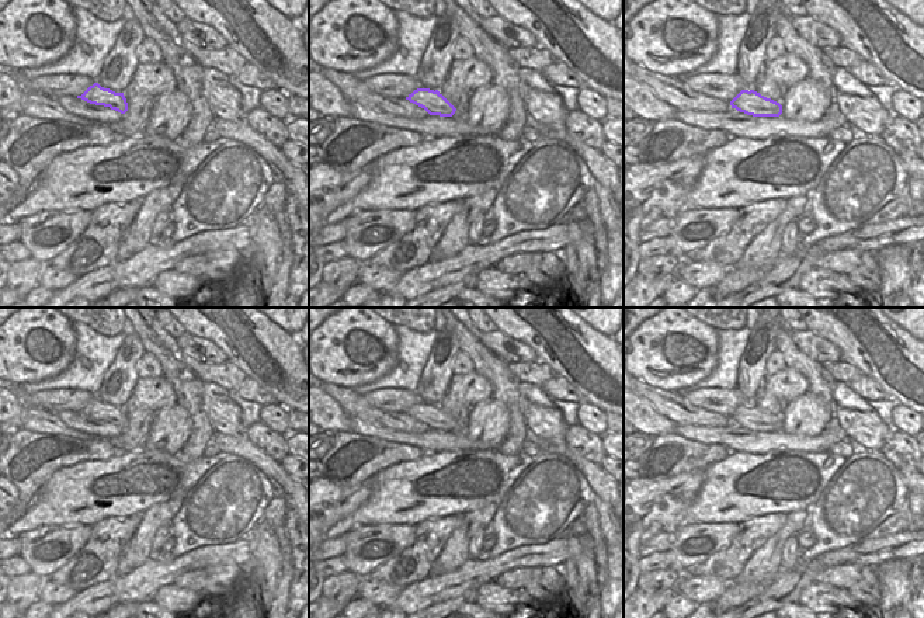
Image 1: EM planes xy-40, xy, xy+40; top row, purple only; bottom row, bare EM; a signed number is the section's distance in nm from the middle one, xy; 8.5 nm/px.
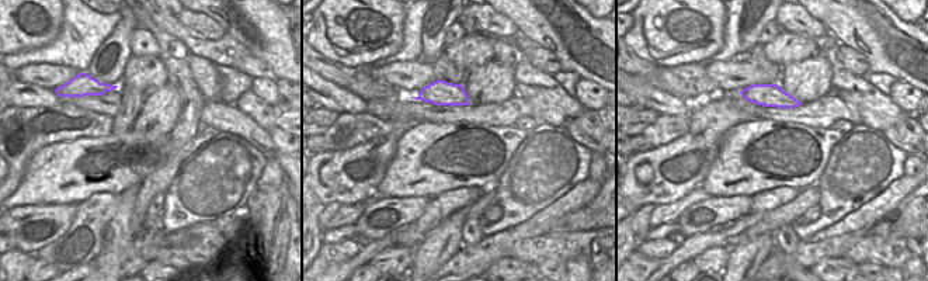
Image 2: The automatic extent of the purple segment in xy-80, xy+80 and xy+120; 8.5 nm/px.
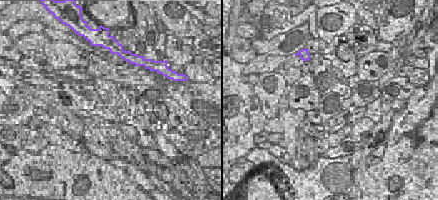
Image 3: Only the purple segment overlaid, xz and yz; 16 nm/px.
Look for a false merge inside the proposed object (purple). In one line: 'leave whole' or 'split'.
leave whole

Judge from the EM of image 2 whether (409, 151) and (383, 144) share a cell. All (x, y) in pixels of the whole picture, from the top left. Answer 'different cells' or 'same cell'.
different cells

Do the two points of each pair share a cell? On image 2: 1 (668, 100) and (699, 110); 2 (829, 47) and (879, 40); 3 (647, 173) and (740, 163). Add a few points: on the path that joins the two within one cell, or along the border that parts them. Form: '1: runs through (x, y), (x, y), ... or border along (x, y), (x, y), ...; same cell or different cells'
1: border along (684, 101), (688, 113); different cells
2: border along (827, 31), (840, 44); different cells
3: border along (723, 135), (718, 156), (698, 184); different cells

